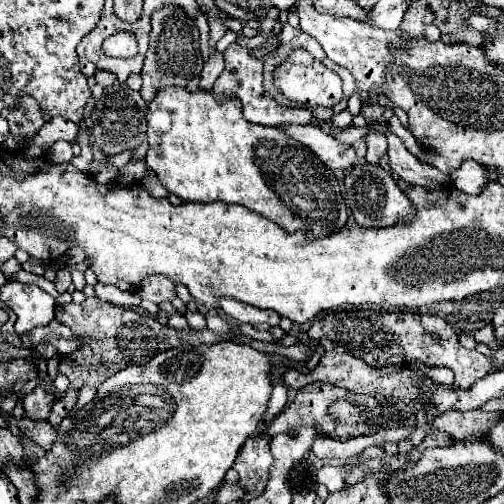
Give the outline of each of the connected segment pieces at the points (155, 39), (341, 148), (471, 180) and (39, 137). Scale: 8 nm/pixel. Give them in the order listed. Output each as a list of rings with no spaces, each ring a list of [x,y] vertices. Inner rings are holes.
[[[168,4],[156,10],[152,14],[152,32],[150,32],[150,48],[144,60],[144,68],[140,72],[142,76],[142,88],[140,94],[146,102],[150,102],[158,90],[168,86],[186,86],[194,76],[202,72],[204,60],[200,52],[200,40],[198,40],[198,26],[194,18],[190,18],[180,6]]]
[[[286,126],[286,134],[308,146],[332,170],[350,170],[356,164],[356,152],[350,144],[336,140],[330,132],[310,126]]]
[[[466,160],[456,172],[450,172],[450,182],[460,188],[462,192],[470,192],[470,194],[478,194],[488,182],[484,178],[484,166],[474,162],[474,160]]]
[[[52,118],[50,122],[46,122],[40,132],[36,134],[34,138],[34,144],[42,150],[42,152],[48,152],[50,146],[58,140],[66,140],[66,142],[74,142],[76,140],[76,134],[78,134],[78,124],[74,122],[68,122],[64,118]]]

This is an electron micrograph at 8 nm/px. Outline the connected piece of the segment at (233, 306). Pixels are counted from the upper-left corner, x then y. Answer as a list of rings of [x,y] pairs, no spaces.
[[[220,298],[218,302],[220,302],[220,308],[228,316],[232,316],[234,320],[238,320],[240,324],[252,324],[252,326],[268,324],[268,326],[278,326],[278,322],[280,322],[280,316],[276,312],[268,312],[268,310],[262,310],[262,308],[256,308],[256,306],[238,302],[238,300],[230,300],[230,298]]]

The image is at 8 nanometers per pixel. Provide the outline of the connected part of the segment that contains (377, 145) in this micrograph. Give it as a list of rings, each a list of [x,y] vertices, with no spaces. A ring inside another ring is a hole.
[[[370,132],[370,134],[366,136],[366,144],[368,144],[366,162],[368,162],[368,164],[376,164],[376,166],[380,166],[380,158],[388,154],[386,136],[384,136],[382,132]]]

